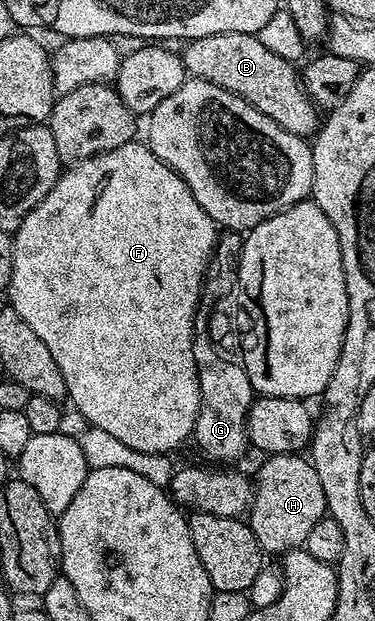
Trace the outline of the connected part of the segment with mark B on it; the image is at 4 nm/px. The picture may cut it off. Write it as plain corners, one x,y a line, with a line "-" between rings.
235,31
216,33
189,40
183,47
186,48
181,48
180,51
182,64
193,78
212,81
212,85
220,85
220,89
228,89
234,95
239,95
241,99
260,109
260,113
272,117
276,125
288,129
288,133
310,137
317,132
320,111
303,89
295,64
264,49
257,35
245,35

